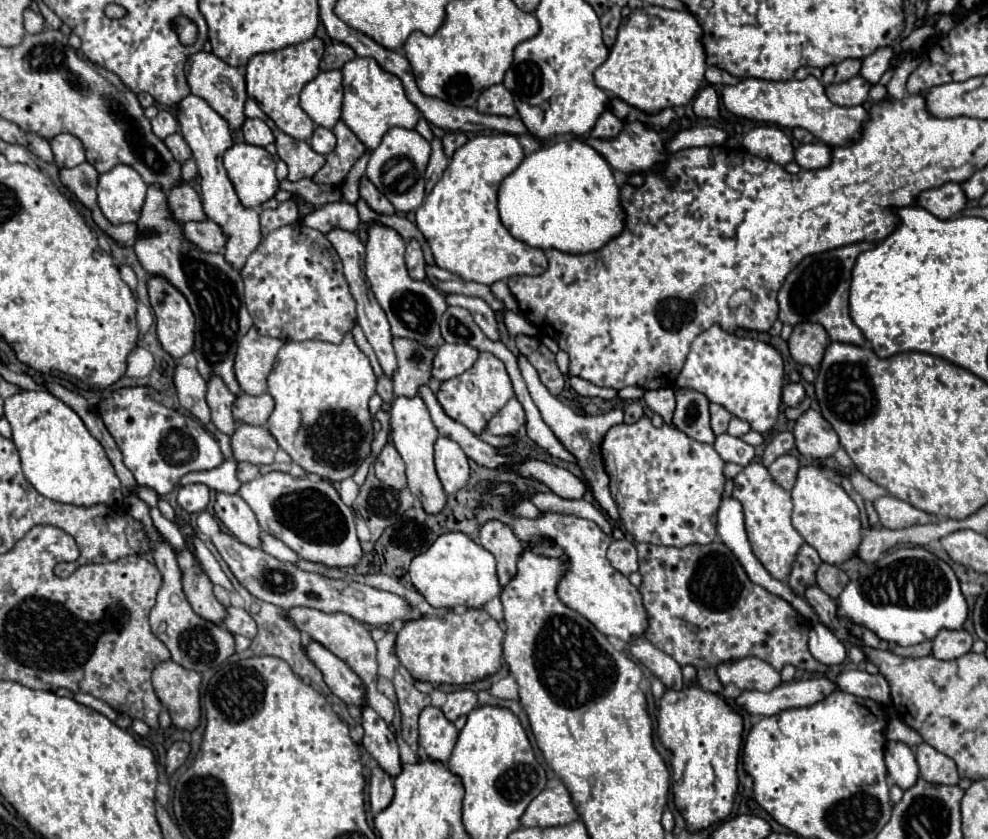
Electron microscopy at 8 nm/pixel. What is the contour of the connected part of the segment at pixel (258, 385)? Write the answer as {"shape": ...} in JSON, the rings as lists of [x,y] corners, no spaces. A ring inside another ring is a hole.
{"shape":[[[254,327],[240,339],[234,371],[244,393],[262,395],[266,391],[266,379],[282,345],[282,339],[264,337]]]}

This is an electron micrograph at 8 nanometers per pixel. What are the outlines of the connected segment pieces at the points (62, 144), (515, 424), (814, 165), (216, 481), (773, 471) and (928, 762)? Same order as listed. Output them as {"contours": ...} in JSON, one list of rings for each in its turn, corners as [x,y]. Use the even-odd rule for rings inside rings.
{"contours":[[[[60,133],[54,139],[50,139],[50,147],[54,151],[58,167],[76,167],[82,161],[86,161],[80,139],[70,133]]],[[[510,399],[486,425],[486,431],[492,435],[512,435],[526,423],[526,415],[518,399]]],[[[810,143],[810,145],[800,145],[796,149],[794,161],[802,167],[802,169],[820,169],[826,167],[830,161],[830,147],[824,143]]],[[[230,457],[226,459],[220,467],[210,469],[210,471],[198,471],[198,473],[188,473],[180,479],[180,485],[188,485],[188,483],[204,483],[210,489],[216,491],[224,491],[224,493],[236,493],[240,489],[240,481],[236,477],[236,459]]],[[[782,455],[778,457],[770,467],[770,475],[776,485],[780,485],[784,491],[790,491],[796,483],[796,473],[798,473],[798,459],[794,455]]],[[[920,743],[916,747],[916,761],[920,767],[920,777],[928,783],[944,783],[944,785],[958,785],[958,771],[956,771],[956,763],[936,751],[934,747],[930,747],[928,743]]]]}

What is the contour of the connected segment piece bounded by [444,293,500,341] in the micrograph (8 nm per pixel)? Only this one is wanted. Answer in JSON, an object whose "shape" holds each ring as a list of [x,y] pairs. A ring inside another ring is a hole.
{"shape":[[[450,293],[450,295],[444,295],[446,303],[448,305],[458,305],[458,307],[464,307],[470,311],[474,323],[486,333],[488,339],[492,341],[498,341],[500,335],[498,335],[498,325],[496,325],[496,315],[494,311],[490,309],[490,305],[478,297],[466,297],[466,295],[456,295],[456,293]]]}

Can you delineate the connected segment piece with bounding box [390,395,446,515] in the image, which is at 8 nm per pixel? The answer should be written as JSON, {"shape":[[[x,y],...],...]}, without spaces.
{"shape":[[[418,395],[412,399],[398,397],[390,409],[390,427],[392,427],[392,441],[406,463],[408,489],[412,491],[412,495],[420,499],[426,513],[432,513],[432,515],[440,513],[446,505],[446,493],[434,469],[434,443],[440,435],[428,415],[424,401]]]}

